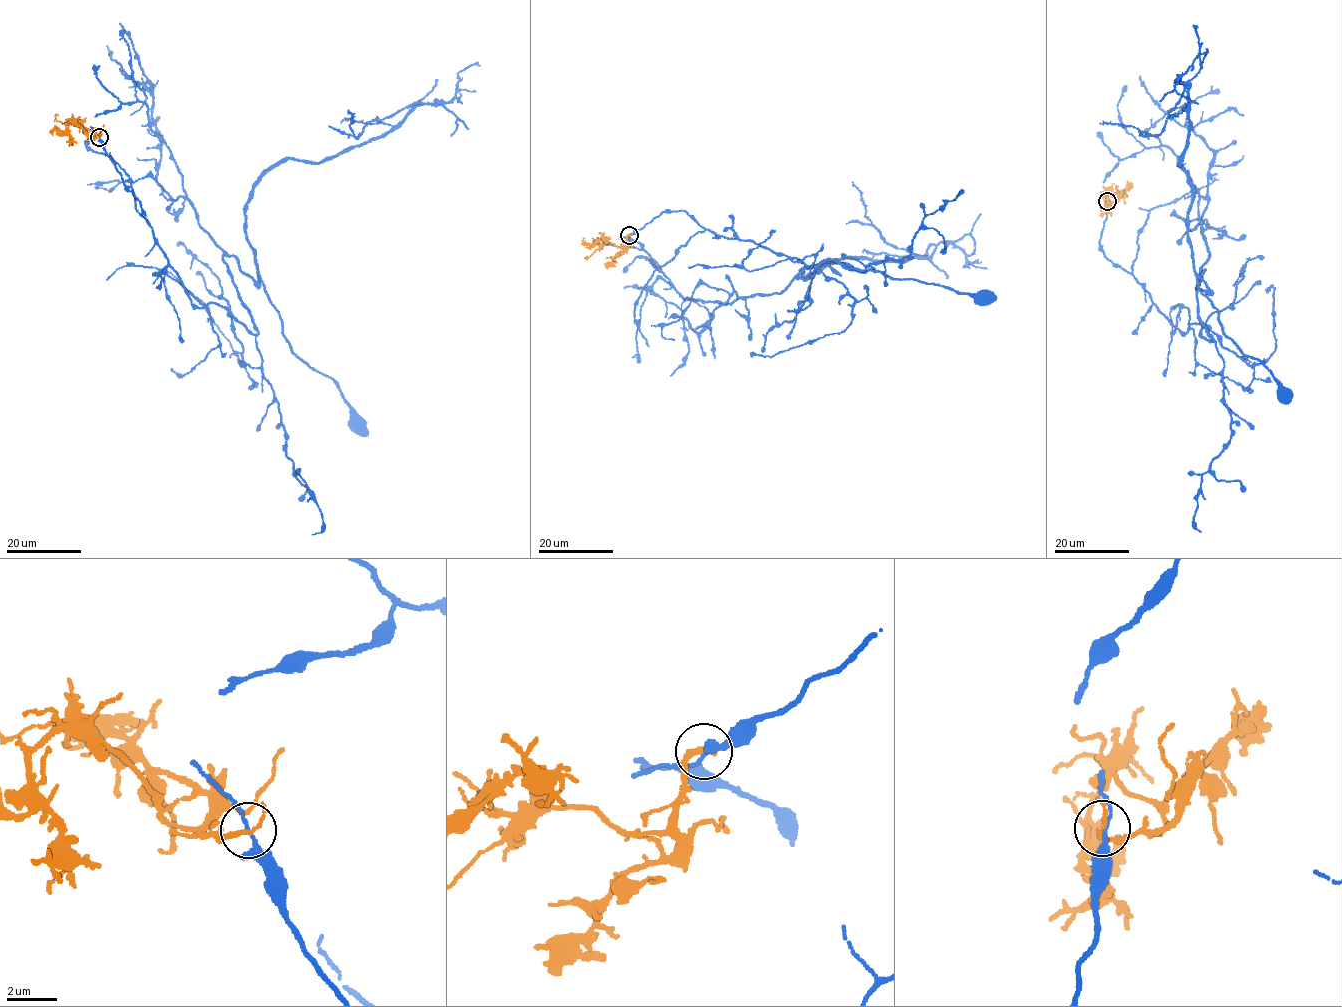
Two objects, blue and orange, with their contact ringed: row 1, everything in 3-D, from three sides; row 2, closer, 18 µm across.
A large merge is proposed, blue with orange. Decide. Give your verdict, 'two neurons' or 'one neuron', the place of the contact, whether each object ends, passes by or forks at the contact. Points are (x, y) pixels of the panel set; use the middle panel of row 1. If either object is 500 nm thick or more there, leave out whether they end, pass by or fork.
two neurons; at (629, 235); blue forks there; orange passes by

